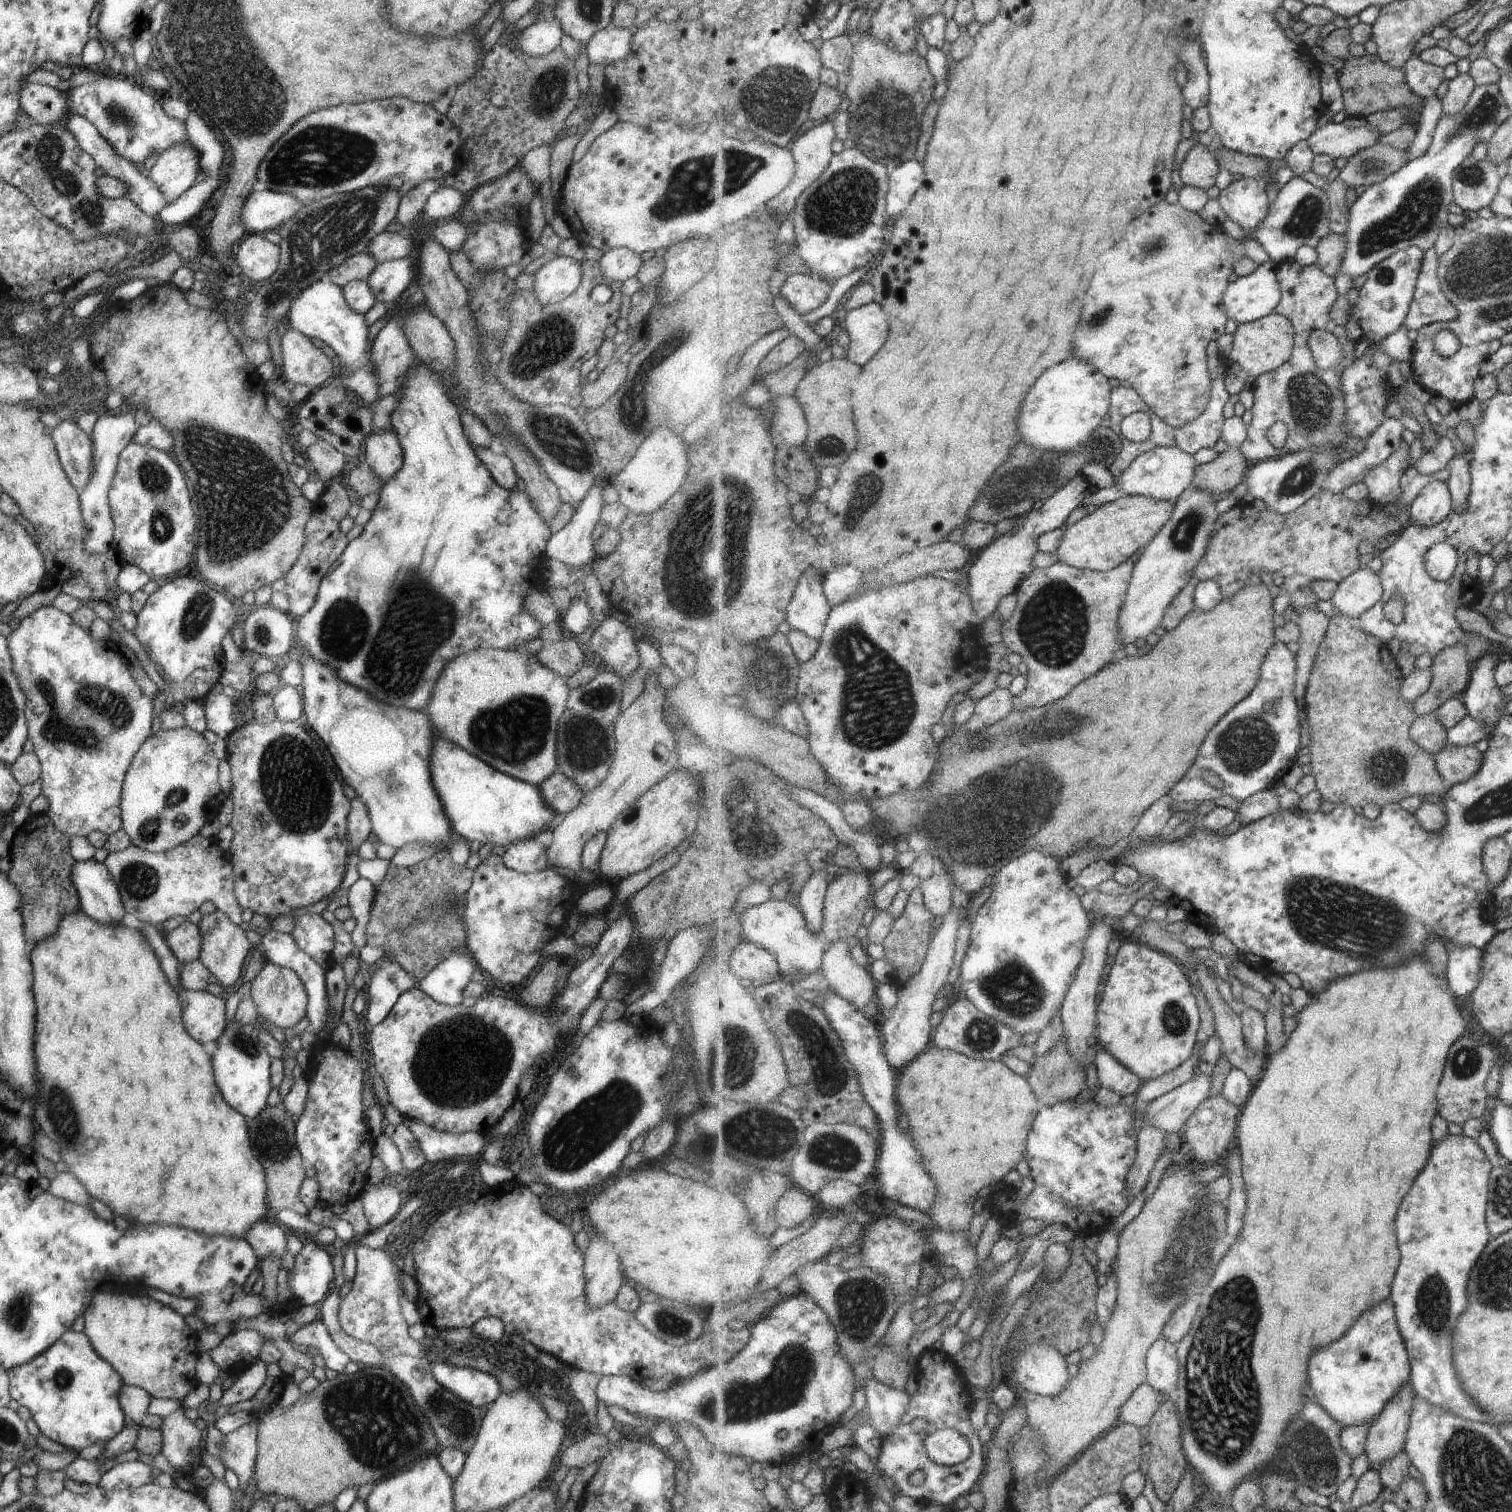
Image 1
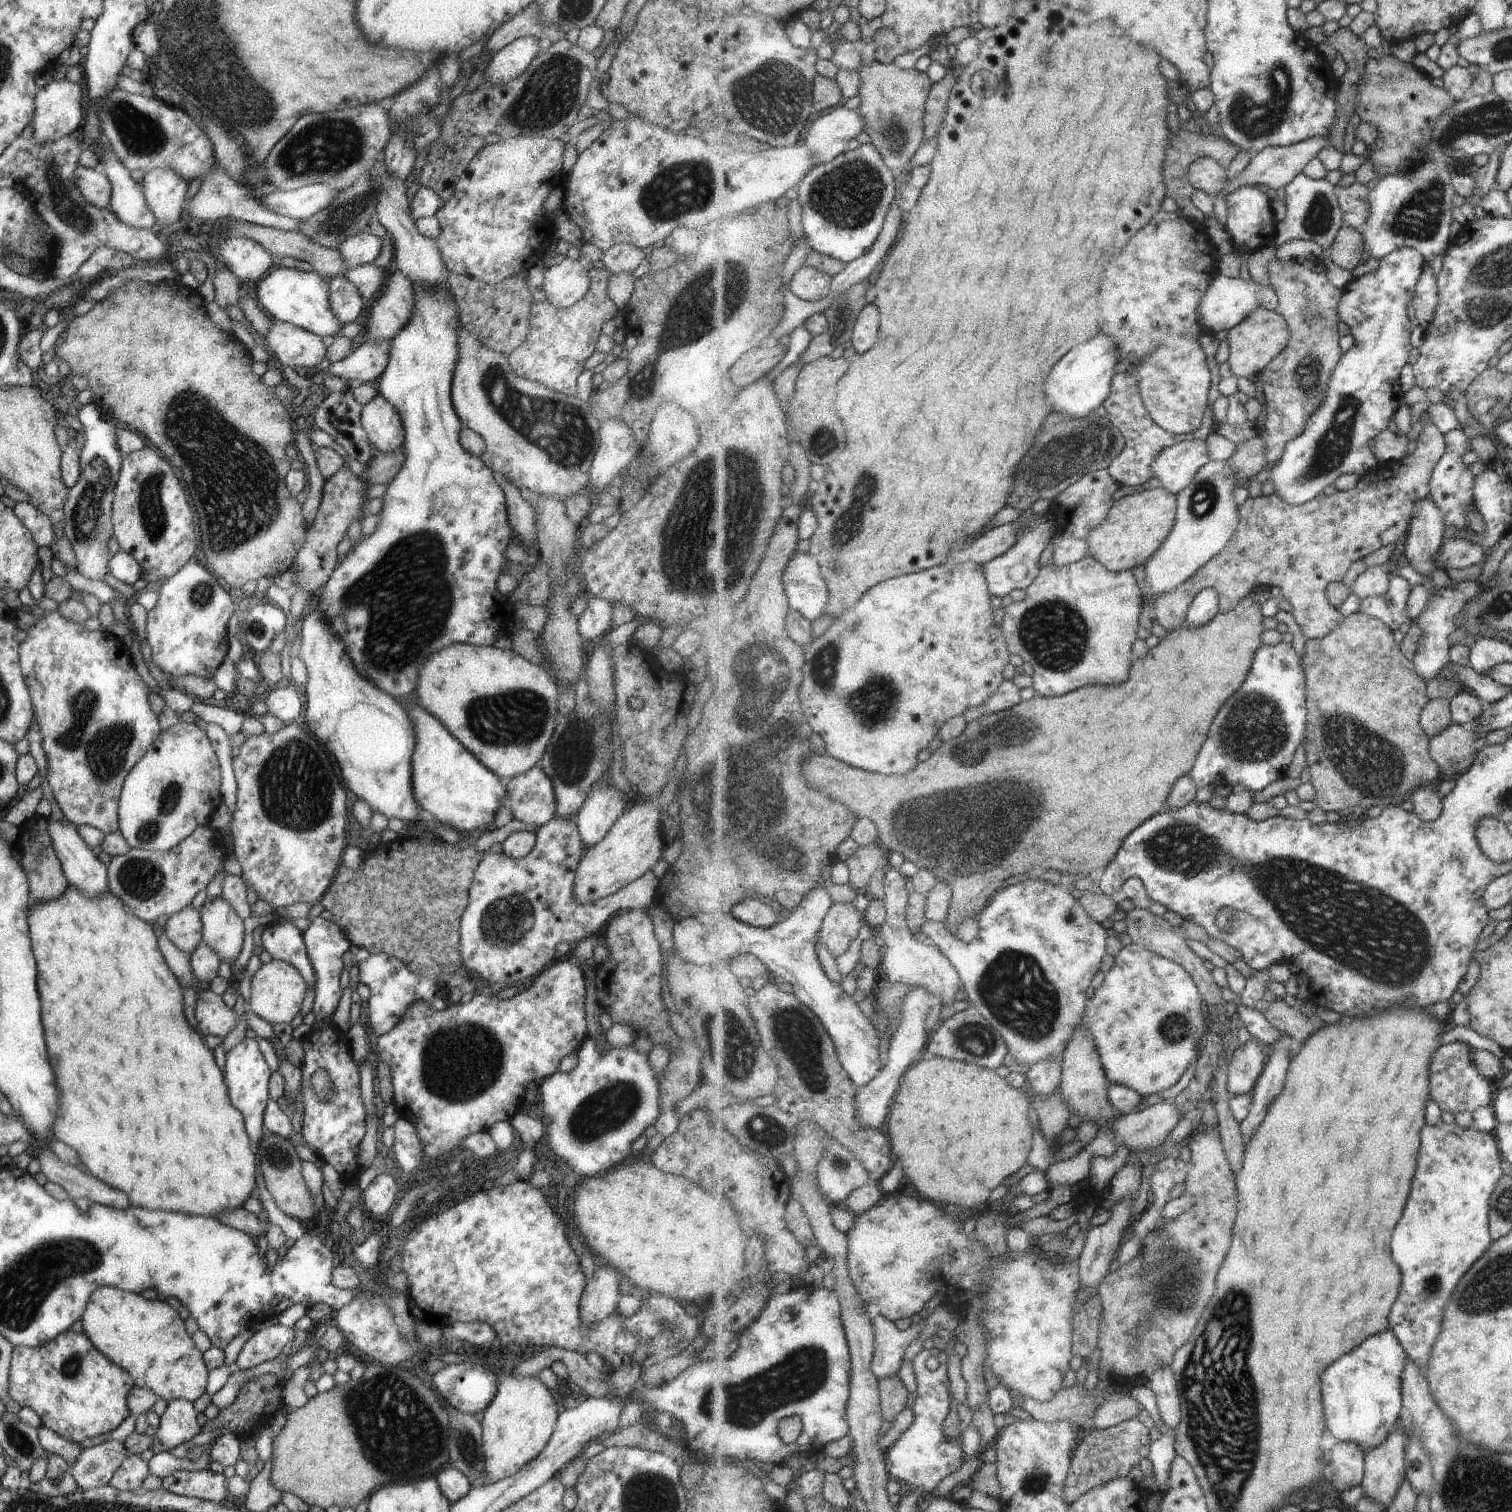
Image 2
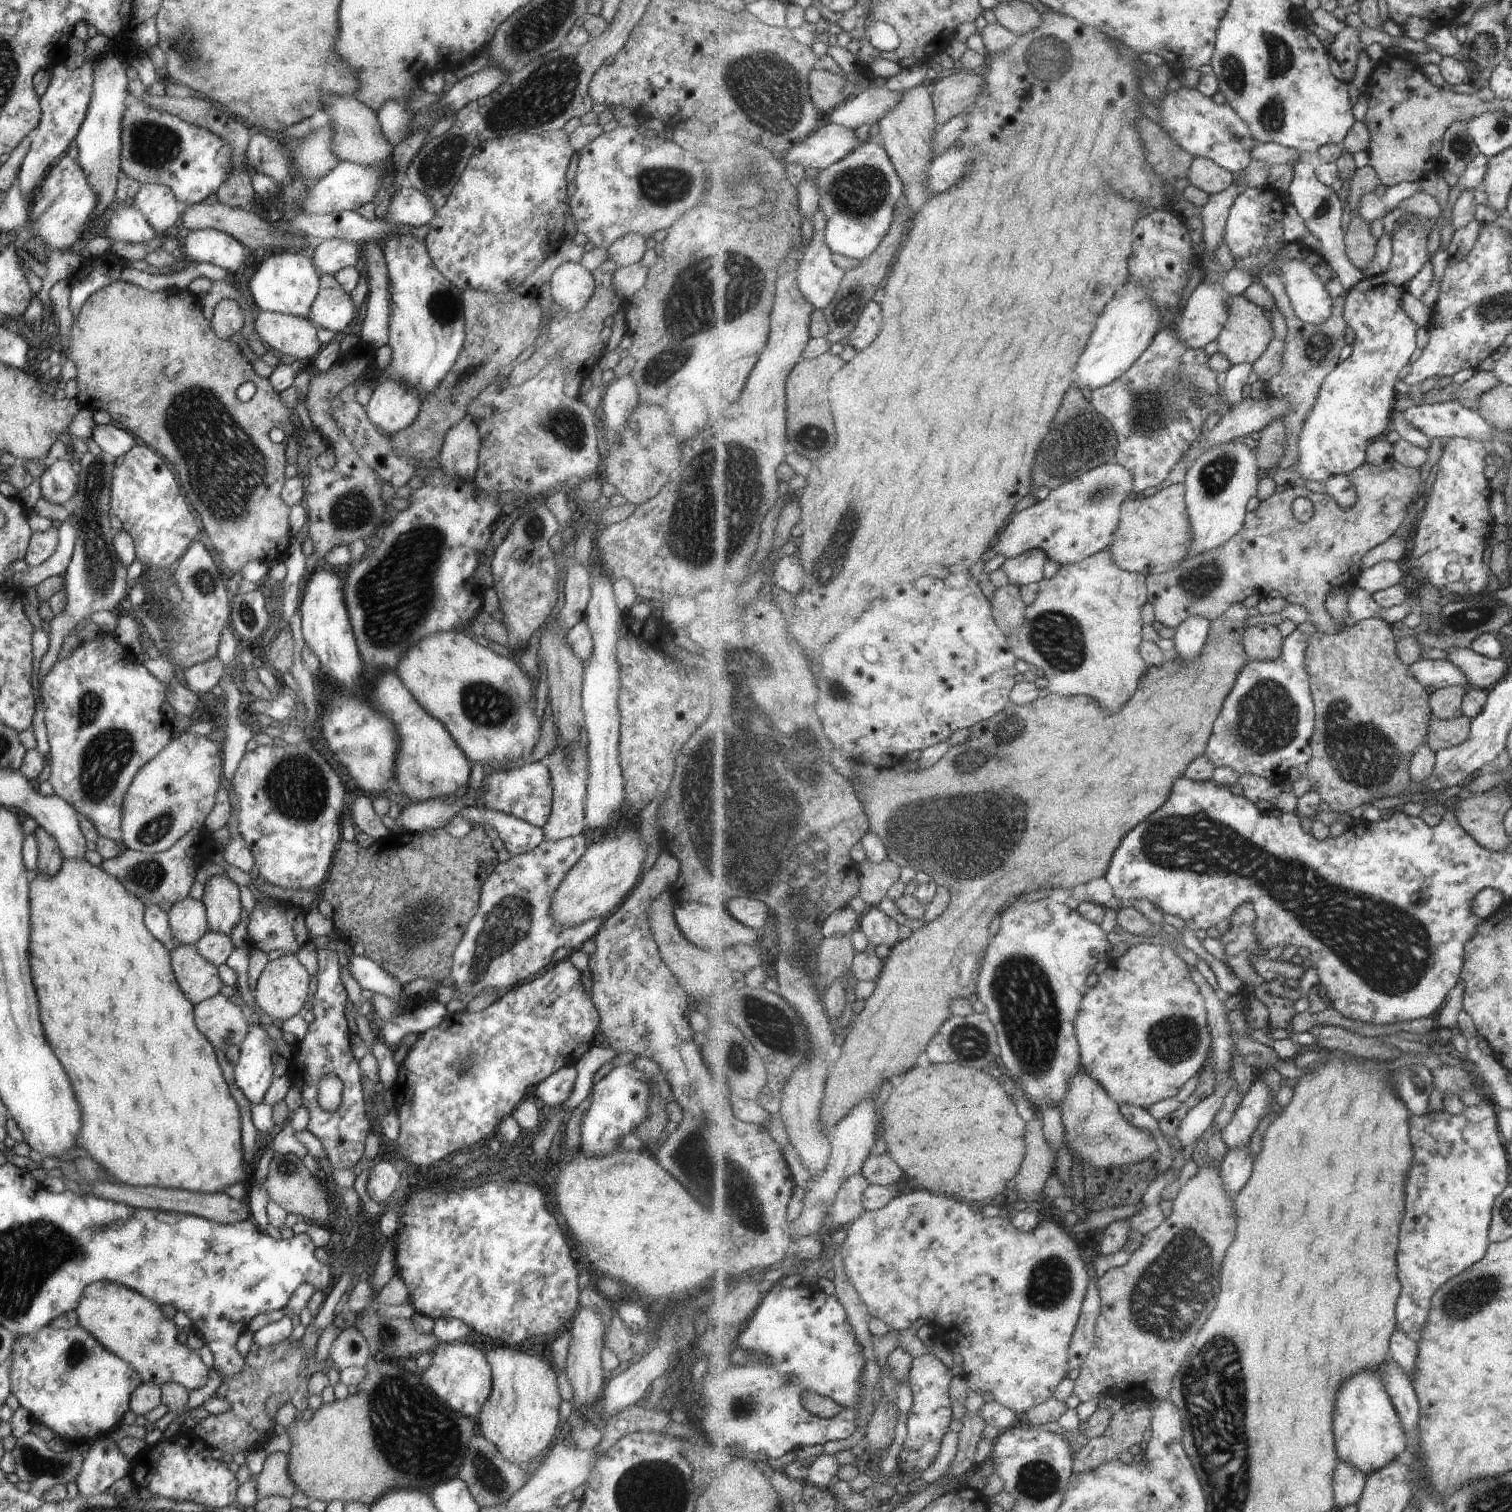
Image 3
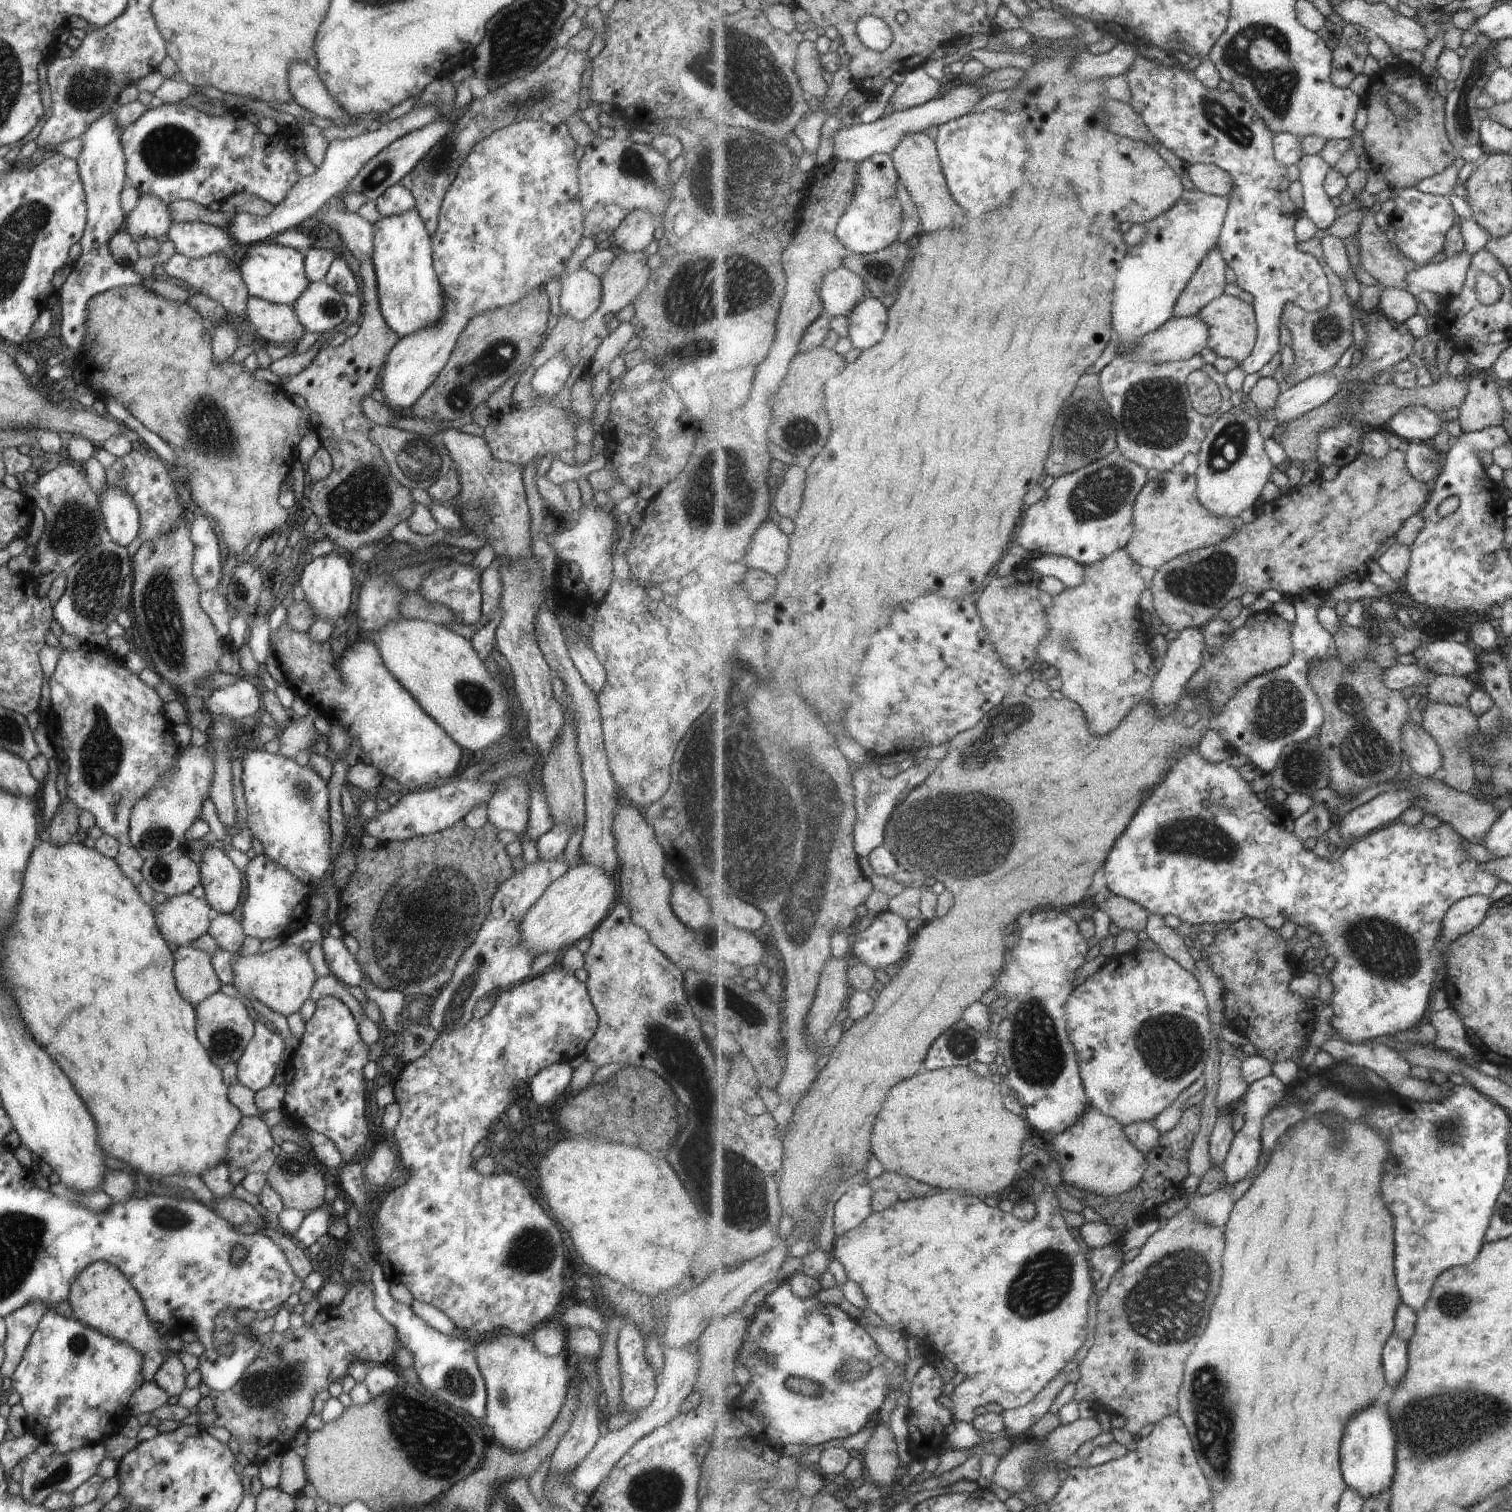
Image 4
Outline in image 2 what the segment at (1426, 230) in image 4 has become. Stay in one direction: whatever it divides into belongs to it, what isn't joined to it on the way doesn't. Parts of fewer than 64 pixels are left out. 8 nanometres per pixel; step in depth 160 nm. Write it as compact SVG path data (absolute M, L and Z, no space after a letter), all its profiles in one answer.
M1410 247L1397 248L1395 252L1380 260L1376 271L1355 277L1343 287L1344 297L1338 307L1338 314L1350 328L1354 345L1344 354L1340 365L1333 372L1329 382L1329 394L1323 402L1325 406L1321 406L1313 414L1313 418L1309 418L1304 434L1289 442L1284 458L1281 458L1277 465L1269 467L1268 480L1273 484L1274 493L1281 496L1287 504L1307 504L1320 496L1327 486L1335 484L1341 476L1357 474L1363 478L1378 468L1379 462L1376 454L1373 454L1372 442L1389 428L1395 412L1405 402L1403 390L1400 391L1399 376L1411 356L1411 334L1415 326L1409 320L1409 305L1415 298L1425 263L1421 252Z

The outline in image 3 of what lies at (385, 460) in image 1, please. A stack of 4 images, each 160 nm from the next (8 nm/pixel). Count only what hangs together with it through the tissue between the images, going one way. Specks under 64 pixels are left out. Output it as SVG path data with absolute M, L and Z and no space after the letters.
M387 377L378 378L365 408L369 422L391 436L415 418L419 405L415 387Z

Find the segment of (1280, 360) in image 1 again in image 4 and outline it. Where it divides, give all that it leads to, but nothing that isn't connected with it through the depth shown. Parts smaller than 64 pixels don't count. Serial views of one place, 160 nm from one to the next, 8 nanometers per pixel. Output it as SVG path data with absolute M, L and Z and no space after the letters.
M1223 293L1197 315L1209 327L1211 336L1208 338L1208 348L1218 357L1231 357L1242 363L1251 356L1259 334L1258 318L1253 305L1243 302L1239 297Z

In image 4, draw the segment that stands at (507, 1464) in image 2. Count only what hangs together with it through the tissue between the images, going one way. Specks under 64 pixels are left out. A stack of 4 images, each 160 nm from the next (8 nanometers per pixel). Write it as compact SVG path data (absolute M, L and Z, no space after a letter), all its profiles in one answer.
M503 1331L493 1340L473 1345L476 1363L486 1388L486 1411L481 1422L493 1434L493 1440L508 1451L528 1449L549 1430L560 1413L566 1388L571 1381L563 1355L541 1354L526 1335Z

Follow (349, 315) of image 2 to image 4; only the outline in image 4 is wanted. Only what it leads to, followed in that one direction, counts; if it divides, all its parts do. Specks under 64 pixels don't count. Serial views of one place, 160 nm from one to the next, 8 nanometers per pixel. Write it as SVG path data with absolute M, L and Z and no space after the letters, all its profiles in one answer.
M321 281L310 282L294 298L291 308L304 332L324 333L345 318L341 293Z

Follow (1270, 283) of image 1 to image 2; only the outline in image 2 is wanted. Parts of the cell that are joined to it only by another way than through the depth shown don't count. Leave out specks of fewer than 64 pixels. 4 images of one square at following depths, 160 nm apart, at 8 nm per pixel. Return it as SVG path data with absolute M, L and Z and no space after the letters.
M1219 275L1211 282L1205 298L1201 300L1201 306L1199 306L1201 312L1199 314L1205 322L1203 326L1207 328L1207 332L1216 335L1221 330L1231 331L1235 326L1244 322L1245 318L1249 318L1249 314L1259 310L1259 308L1267 308L1269 311L1277 311L1277 308L1279 308L1276 291L1271 285L1259 284L1251 278L1243 280Z

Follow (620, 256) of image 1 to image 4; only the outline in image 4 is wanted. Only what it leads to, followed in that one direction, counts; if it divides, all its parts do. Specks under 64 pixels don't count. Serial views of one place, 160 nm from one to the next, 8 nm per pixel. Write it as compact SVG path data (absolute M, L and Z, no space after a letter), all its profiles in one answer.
M647 209L632 210L612 232L613 249L630 253L645 250L658 224Z

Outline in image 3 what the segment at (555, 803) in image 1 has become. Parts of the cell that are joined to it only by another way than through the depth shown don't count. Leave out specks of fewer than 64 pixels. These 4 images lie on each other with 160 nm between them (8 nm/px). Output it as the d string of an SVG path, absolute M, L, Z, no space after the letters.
M528 761L521 767L510 766L498 771L492 769L482 778L481 802L484 808L519 817L533 826L542 828L552 807L552 784L546 764L543 761Z

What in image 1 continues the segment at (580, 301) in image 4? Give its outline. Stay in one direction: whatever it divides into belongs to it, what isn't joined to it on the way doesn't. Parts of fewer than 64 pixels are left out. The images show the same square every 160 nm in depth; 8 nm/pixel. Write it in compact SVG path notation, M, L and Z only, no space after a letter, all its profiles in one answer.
M564 255L554 257L534 274L535 298L542 305L559 302L577 288L580 276L580 262Z

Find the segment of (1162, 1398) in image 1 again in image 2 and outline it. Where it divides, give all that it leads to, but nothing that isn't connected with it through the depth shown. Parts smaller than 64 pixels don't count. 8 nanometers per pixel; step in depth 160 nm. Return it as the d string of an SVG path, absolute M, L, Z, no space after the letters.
M1125 1395L1121 1399L1105 1401L1095 1412L1094 1429L1106 1430L1123 1422L1138 1418L1137 1415L1146 1410L1135 1398Z

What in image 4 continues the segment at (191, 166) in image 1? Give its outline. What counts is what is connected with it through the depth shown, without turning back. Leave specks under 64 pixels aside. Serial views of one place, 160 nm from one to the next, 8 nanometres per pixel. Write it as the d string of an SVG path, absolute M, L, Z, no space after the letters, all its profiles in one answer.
M140 195L136 206L124 219L123 230L133 239L162 239L172 225L167 204L149 195Z

